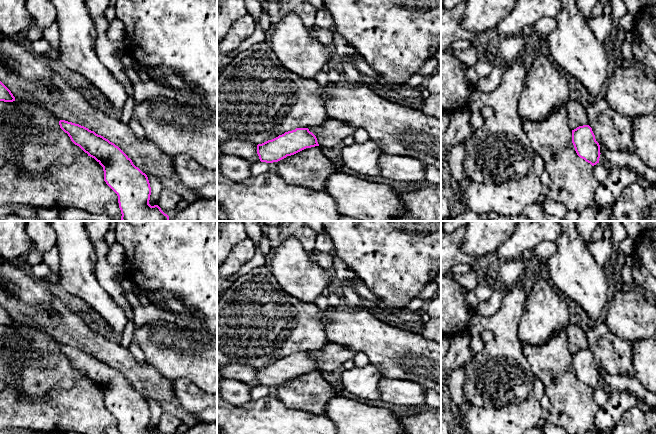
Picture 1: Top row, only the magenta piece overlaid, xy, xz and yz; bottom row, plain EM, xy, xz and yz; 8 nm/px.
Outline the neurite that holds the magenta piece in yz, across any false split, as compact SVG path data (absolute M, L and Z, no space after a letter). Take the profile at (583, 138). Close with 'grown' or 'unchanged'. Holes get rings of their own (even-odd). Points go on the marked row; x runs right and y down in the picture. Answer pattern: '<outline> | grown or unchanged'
M589 125L579 126L572 130L572 143L577 155L592 166L599 163L600 145L595 139Z | unchanged

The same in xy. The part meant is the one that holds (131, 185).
M60 120L59 125L75 145L103 167L104 181L118 196L122 221L169 221L169 216L158 205L149 204L151 187L147 175L118 146L79 124Z | unchanged

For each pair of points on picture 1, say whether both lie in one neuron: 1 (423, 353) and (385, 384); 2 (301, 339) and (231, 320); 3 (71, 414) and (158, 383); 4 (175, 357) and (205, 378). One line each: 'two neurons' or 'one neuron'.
1: two neurons
2: one neuron
3: two neurons
4: one neuron

